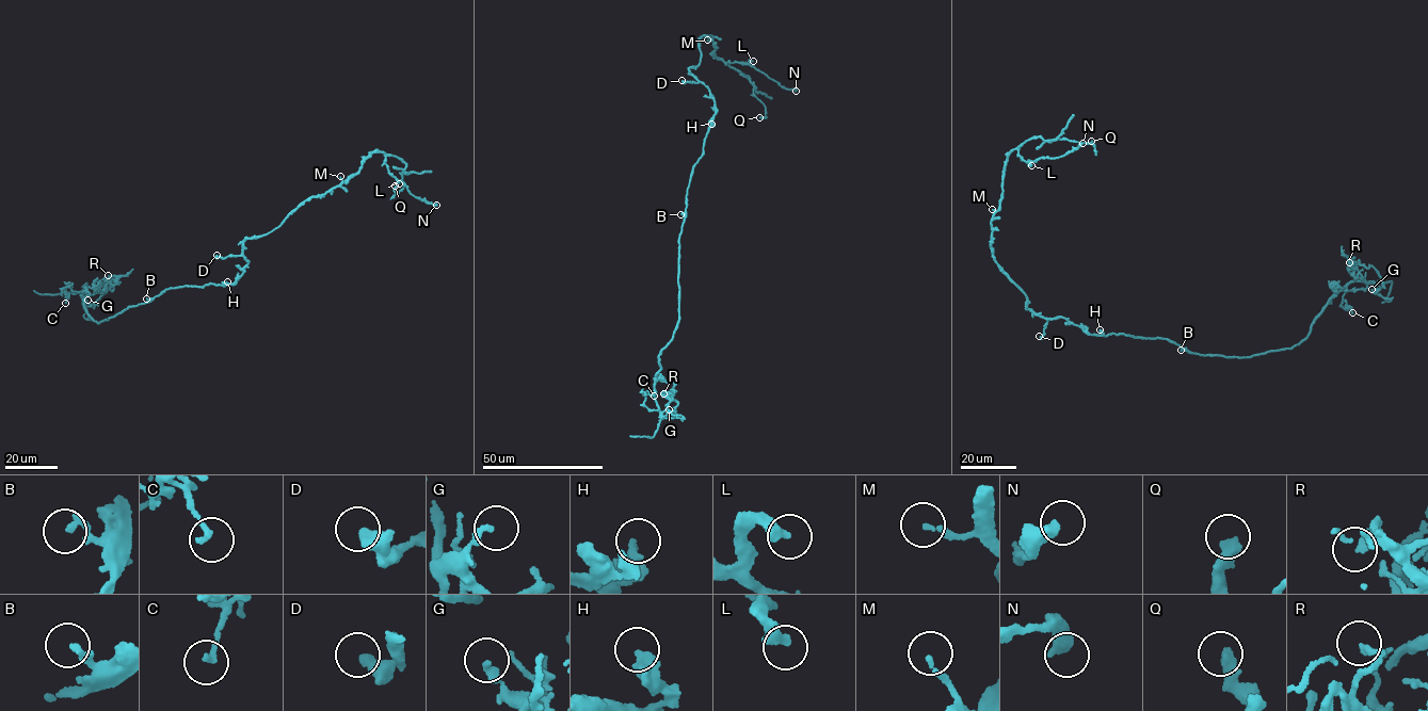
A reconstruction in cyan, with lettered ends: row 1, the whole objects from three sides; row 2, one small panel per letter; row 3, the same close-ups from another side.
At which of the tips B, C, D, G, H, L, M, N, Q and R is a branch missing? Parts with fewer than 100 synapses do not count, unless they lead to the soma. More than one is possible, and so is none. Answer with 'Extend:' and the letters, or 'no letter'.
Extend: no letter

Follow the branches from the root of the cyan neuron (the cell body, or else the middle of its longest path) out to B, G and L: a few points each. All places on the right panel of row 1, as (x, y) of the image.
B: (1121, 333), (1143, 339), (1165, 339), (1180, 344), (1181, 350)
G: (1121, 333), (1165, 339), (1202, 355), (1249, 357), (1306, 337), (1329, 299), (1351, 281), (1372, 289)
L: (1121, 333), (1091, 334), (1027, 309), (1025, 294), (993, 259), (991, 222), (1007, 158), (1015, 149), (1031, 165)

